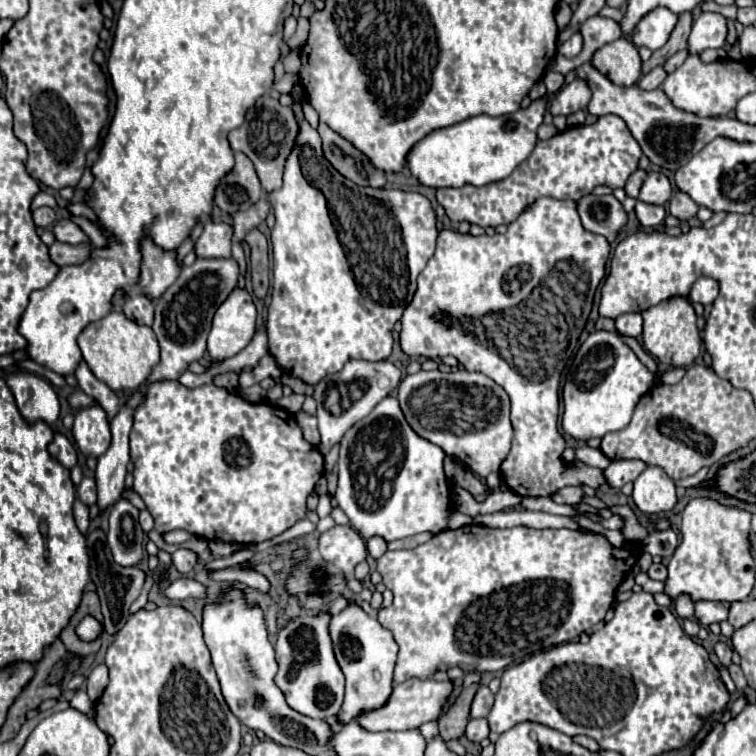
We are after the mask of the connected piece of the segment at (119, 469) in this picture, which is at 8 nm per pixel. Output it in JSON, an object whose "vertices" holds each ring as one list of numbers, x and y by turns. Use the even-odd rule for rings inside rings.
{"vertices":[[135,392,127,406,119,410,115,420,111,420,111,446,103,456,97,460,95,482,97,482,97,506,103,512,111,504,115,504,123,494,123,482,127,476,129,464,129,430,131,430,131,416,133,410,143,402,143,392]]}

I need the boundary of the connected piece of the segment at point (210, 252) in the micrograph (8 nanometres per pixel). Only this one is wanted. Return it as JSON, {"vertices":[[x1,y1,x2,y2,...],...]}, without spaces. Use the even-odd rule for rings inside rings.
{"vertices":[[205,222,195,242,197,258,231,258,231,226]]}

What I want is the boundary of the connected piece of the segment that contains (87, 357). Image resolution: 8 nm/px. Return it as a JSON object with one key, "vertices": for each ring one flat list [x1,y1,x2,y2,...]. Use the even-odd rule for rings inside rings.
{"vertices":[[109,312,97,322,91,322,77,338,83,360,89,370,111,390,137,390,159,364,159,344,149,326,139,326,123,312]]}

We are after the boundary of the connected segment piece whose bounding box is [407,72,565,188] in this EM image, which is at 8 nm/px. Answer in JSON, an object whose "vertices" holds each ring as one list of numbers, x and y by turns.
{"vertices":[[547,72,543,78,547,96,533,100,529,108,521,108,503,118,491,118,485,114,467,118,459,124,435,130,419,140,407,156,407,166,411,174,419,178,421,184,431,188,459,188,463,184,491,184,507,178,535,148,537,128,543,122,545,102,563,86,563,76,557,72]]}

